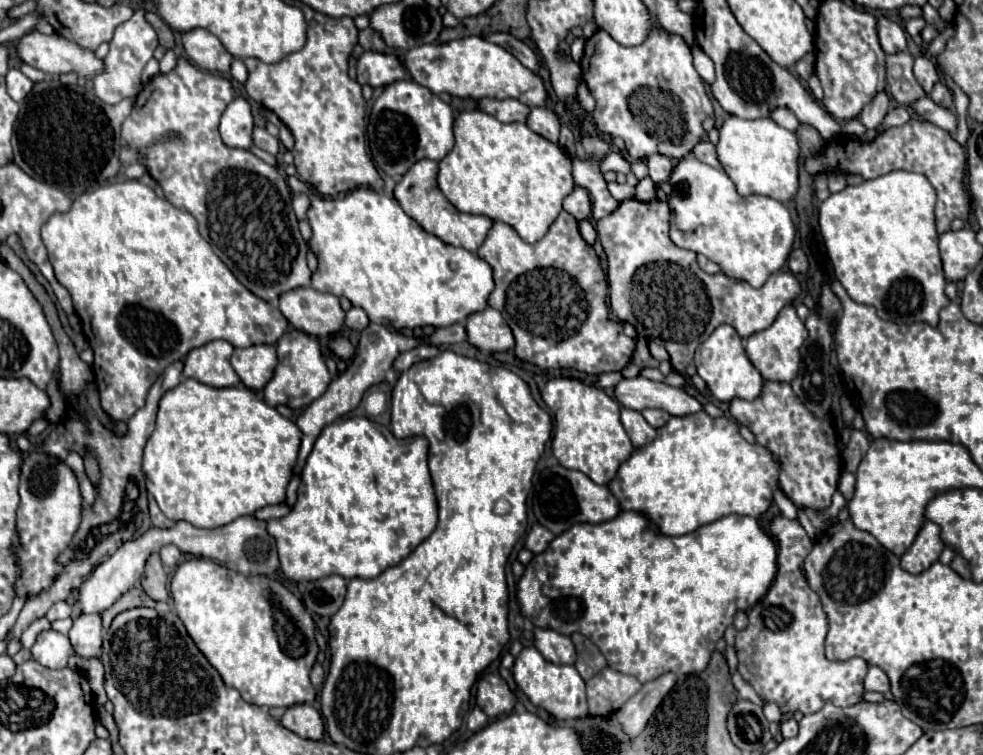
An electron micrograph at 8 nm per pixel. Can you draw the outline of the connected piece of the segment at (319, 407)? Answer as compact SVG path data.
M372 322L366 330L362 330L360 342L358 342L358 354L356 354L356 358L352 360L352 364L348 366L348 370L346 370L342 376L338 376L338 378L328 386L328 390L326 390L316 402L312 402L312 404L306 408L306 412L302 412L302 414L298 416L298 420L296 420L296 424L298 424L298 428L302 430L304 438L302 438L302 446L300 446L298 464L294 466L294 476L300 474L300 470L302 470L304 462L306 462L306 458L308 458L308 454L310 454L312 448L314 448L316 438L318 438L320 432L322 432L322 428L328 426L330 422L338 420L340 416L348 414L350 410L354 410L354 408L360 404L362 394L364 394L372 384L380 384L380 382L384 380L384 374L386 374L388 368L392 368L392 362L394 362L396 354L400 354L400 352L404 352L404 350L412 350L412 348L418 346L418 344L436 344L436 346L442 346L442 344L456 344L456 342L462 342L462 340L466 340L466 330L464 330L462 324L452 324L452 326L446 326L446 328L438 328L428 340L406 338L406 336L400 336L400 334L392 334L386 326L380 326L380 324L374 324L374 322Z

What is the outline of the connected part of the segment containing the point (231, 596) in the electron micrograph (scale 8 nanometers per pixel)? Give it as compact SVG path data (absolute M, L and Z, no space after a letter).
M190 558L174 572L170 594L176 614L184 622L190 638L220 672L226 686L236 688L246 702L268 708L314 702L316 690L310 684L310 670L318 656L316 624L302 602L278 580L272 580L270 576L244 576L210 558Z

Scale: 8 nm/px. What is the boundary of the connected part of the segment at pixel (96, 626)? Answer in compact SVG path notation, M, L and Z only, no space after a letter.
M80 614L70 630L70 642L78 656L100 656L102 648L102 618L98 614Z

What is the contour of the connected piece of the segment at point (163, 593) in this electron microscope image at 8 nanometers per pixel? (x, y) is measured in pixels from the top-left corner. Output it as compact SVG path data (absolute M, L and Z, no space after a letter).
M154 552L148 560L146 560L146 568L144 568L144 578L142 578L142 588L144 592L152 598L152 600L168 600L168 590L166 590L166 582L168 582L168 574L160 562L160 554Z

